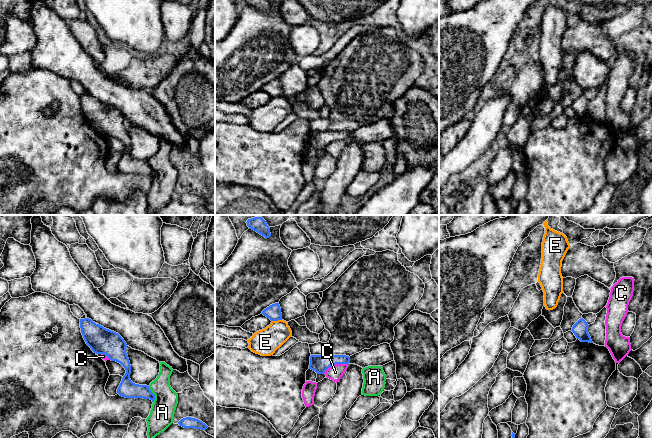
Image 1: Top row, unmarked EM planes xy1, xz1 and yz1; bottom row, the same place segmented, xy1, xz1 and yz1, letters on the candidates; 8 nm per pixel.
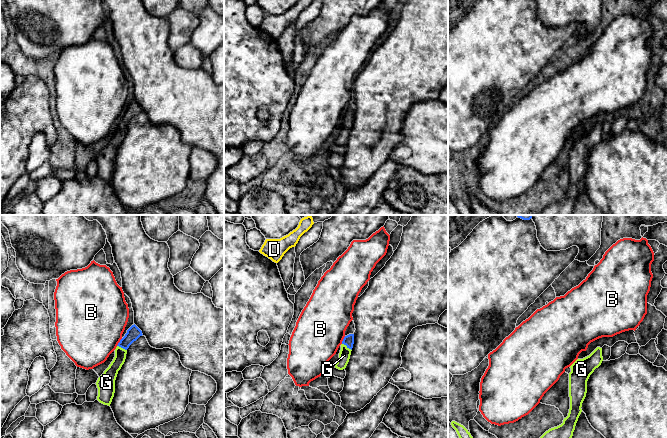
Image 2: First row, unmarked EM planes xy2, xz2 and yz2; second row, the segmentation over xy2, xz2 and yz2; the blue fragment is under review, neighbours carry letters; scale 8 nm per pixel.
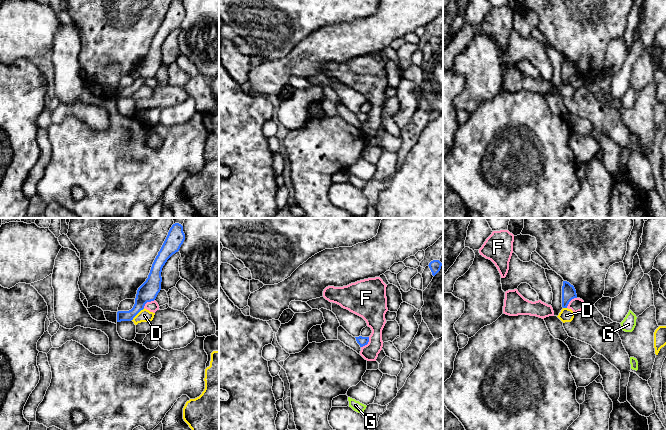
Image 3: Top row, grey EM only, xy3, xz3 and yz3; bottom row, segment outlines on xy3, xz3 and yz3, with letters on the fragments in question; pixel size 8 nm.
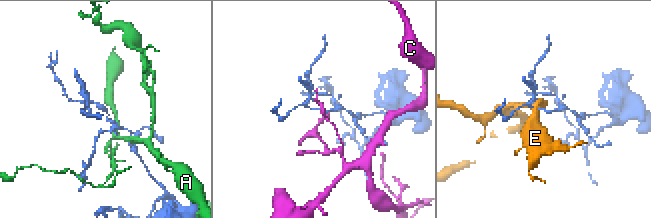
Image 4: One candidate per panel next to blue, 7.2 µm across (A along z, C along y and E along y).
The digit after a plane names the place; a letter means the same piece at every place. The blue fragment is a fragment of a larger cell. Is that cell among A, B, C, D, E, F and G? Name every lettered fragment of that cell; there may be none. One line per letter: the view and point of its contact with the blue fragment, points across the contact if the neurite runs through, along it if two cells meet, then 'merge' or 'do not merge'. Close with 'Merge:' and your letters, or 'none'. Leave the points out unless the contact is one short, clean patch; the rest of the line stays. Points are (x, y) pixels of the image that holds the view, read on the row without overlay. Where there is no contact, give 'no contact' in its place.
A: contact xy1 (153, 170); do not merge
B: contact xy2 (119, 118); border xy2 (122, 114), (116, 121); do not merge
C: contact xz1 (335, 140); border xz1 (347, 139), (333, 140), (323, 149); do not merge
D: contact xy3 (137, 89); do not merge
E: contact xz1 (276, 96); do not merge
F: contact xy3 (148, 77); border xy3 (154, 75), (147, 78), (143, 83); do not merge
G: contact xz2 (347, 122); way xz2 (348, 116), (347, 122), (344, 131); merge
Merge: G

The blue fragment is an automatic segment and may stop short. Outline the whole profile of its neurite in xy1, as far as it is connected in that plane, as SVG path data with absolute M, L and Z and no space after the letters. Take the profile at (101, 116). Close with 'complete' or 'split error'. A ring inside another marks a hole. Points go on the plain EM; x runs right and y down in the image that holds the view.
M89 94L80 95L80 104L86 120L96 130L104 130L109 136L120 139L126 146L117 165L117 169L125 174L143 174L155 176L155 171L147 161L135 160L130 155L131 141L126 129L127 120L116 108L96 100Z; complete

